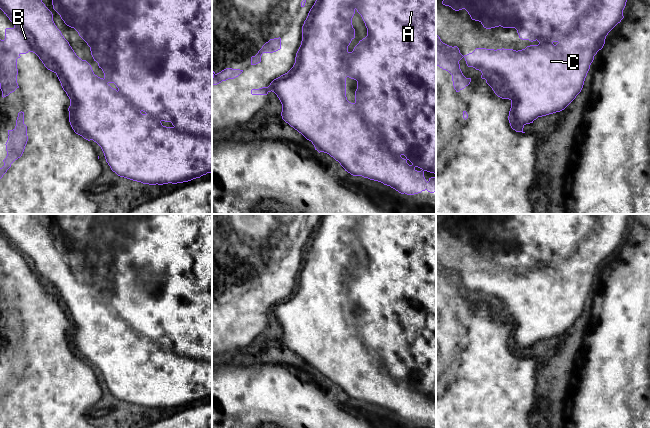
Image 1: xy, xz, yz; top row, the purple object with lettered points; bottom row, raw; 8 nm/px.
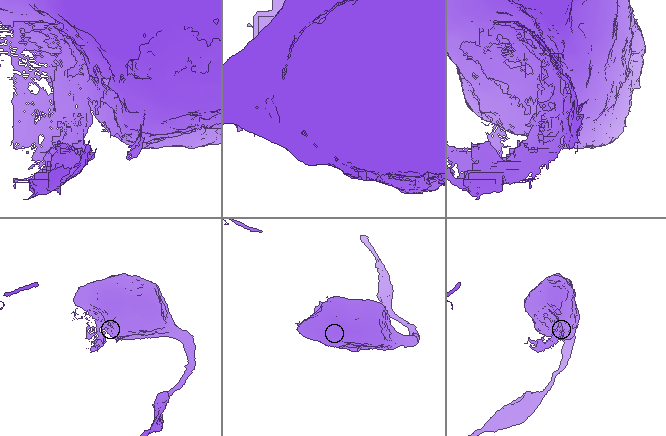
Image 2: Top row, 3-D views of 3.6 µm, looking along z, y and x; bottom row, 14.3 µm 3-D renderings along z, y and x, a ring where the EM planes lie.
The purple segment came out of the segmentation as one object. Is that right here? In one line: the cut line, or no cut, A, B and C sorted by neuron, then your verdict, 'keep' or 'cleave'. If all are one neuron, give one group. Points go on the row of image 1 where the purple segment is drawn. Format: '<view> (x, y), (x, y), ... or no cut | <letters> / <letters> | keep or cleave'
xy (0, 7), (65, 78), (74, 119), (91, 139) | A C / B | cleave

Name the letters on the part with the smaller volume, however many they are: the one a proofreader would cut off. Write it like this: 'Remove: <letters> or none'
Remove: B

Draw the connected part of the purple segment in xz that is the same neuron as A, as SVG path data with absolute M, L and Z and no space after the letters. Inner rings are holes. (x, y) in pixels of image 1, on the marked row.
M321 0L301 47L297 70L291 76L276 82L271 91L282 104L282 119L311 141L315 150L329 154L351 175L381 182L401 194L414 195L425 190L436 192L436 0ZM356 11L365 23L367 36L349 52L348 46L355 38L352 18ZM347 77L357 81L354 103L346 97ZM425 171L435 174L428 182L424 177Z

